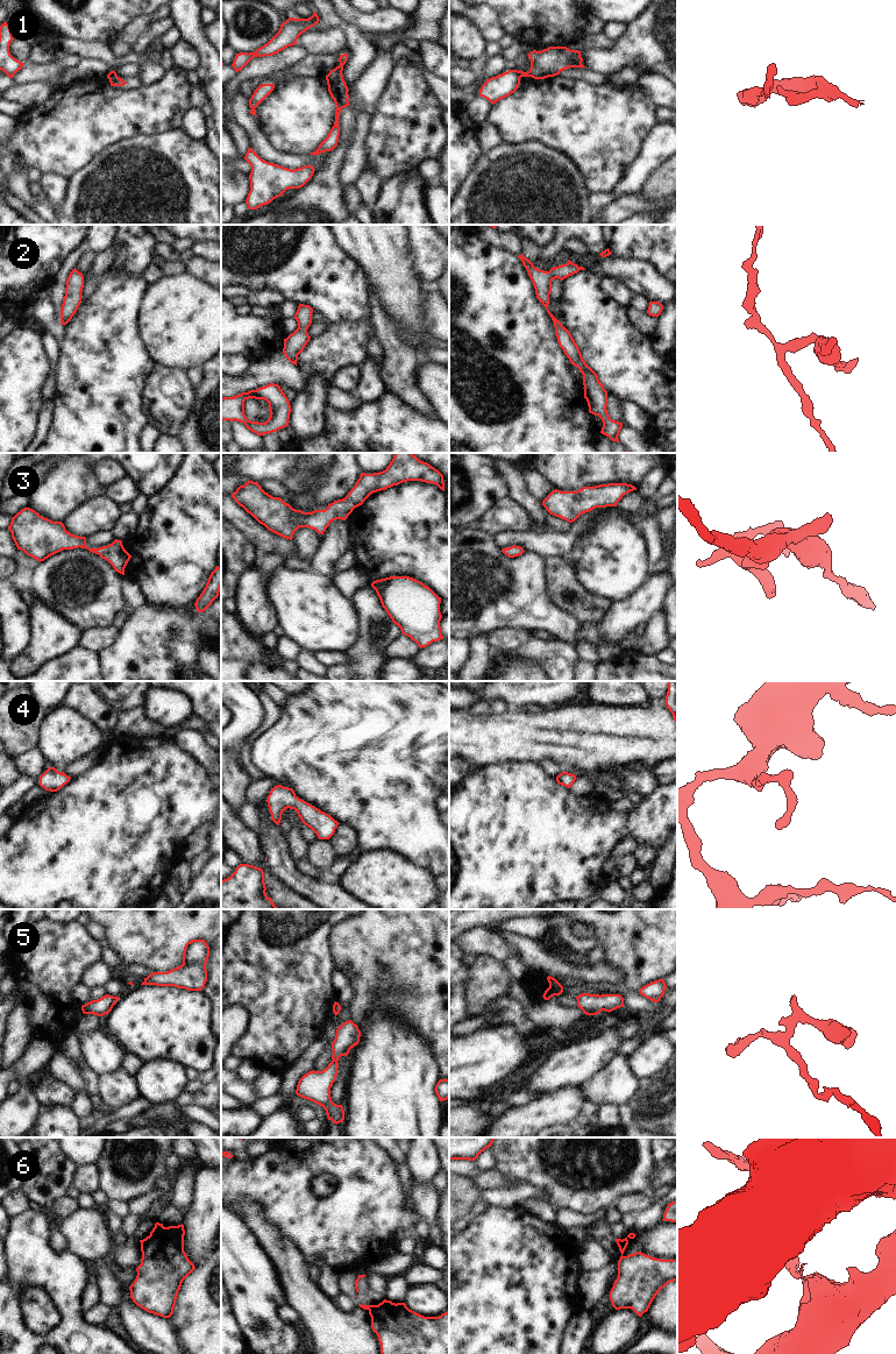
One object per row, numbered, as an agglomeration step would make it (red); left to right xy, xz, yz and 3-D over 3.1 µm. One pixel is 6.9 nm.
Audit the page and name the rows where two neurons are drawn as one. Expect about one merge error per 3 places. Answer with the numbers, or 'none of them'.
1, 6

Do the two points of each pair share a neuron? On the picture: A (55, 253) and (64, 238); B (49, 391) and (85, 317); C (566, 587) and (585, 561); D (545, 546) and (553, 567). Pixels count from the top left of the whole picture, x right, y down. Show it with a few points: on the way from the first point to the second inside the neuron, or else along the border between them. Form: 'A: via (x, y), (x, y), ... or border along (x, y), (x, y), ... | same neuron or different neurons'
A: via (55, 249), (61, 241) | same neuron
B: border along (55, 376), (55, 394), (50, 401) | different neurons
C: border along (574, 573), (578, 582), (592, 596) | different neurons
D: border along (560, 557), (548, 557), (545, 560) | different neurons

